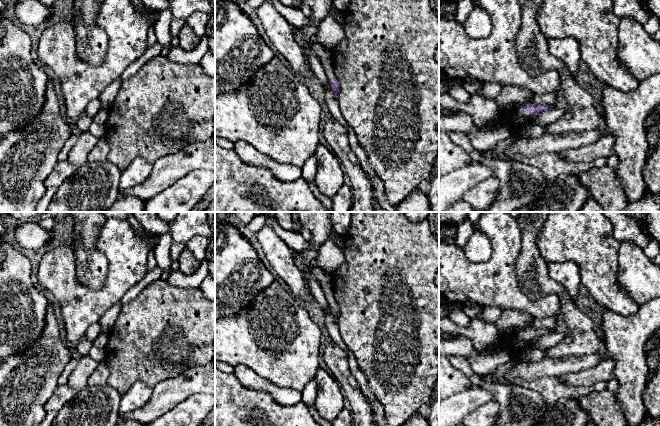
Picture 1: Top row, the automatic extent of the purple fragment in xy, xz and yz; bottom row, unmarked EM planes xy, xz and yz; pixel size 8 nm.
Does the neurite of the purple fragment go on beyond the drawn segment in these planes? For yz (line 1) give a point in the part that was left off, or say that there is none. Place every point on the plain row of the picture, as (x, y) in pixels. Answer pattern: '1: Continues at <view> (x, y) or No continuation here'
1: Continues at yz (524, 338)

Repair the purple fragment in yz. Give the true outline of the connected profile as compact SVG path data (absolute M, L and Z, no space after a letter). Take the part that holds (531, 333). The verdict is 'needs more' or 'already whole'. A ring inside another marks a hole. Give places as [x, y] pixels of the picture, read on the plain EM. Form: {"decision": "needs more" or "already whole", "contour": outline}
{"decision": "needs more", "contour": "M525 327L520 333L520 338L525 343L530 343L533 339L553 333L552 329L534 329L531 327Z"}

